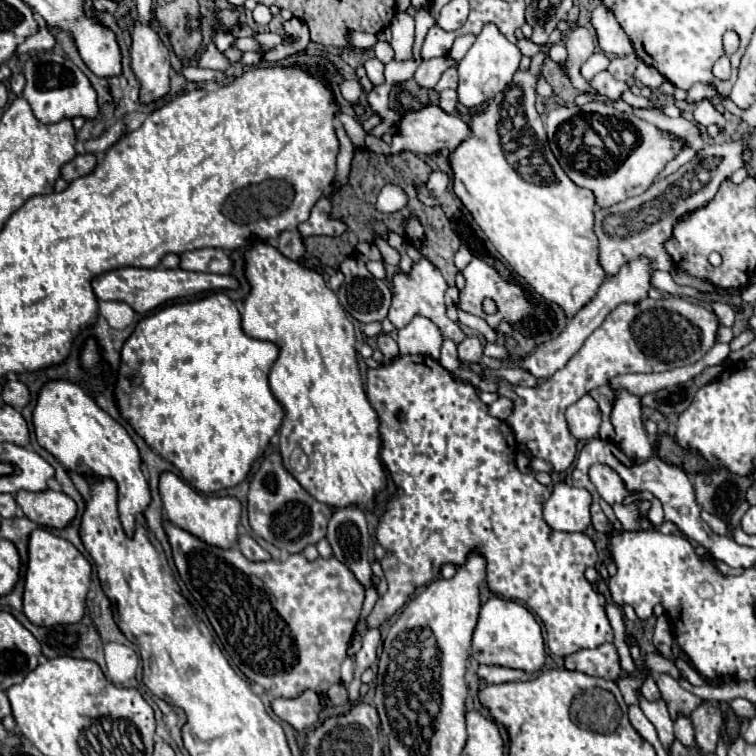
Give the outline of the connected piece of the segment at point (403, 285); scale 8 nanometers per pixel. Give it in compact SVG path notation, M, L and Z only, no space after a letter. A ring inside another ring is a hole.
M421 254L421 260L413 262L411 266L411 272L397 272L393 274L393 280L391 280L391 292L393 292L393 302L391 302L391 308L389 308L389 314L387 318L393 322L393 326L399 330L403 326L409 324L409 320L417 314L429 318L445 338L453 340L455 344L461 344L465 340L465 332L461 330L459 322L453 322L445 316L445 302L443 302L443 294L447 290L447 282L443 278L443 274L435 268L435 264L431 264L423 254Z

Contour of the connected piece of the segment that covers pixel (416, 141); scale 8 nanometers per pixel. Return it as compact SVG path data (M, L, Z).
M425 104L421 110L408 108L400 105L396 108L400 115L399 130L393 134L393 142L389 145L382 139L378 139L371 134L365 138L366 149L385 155L399 154L399 152L415 152L417 156L429 156L435 152L451 152L459 142L463 142L469 134L469 126L453 114L447 114L439 104Z

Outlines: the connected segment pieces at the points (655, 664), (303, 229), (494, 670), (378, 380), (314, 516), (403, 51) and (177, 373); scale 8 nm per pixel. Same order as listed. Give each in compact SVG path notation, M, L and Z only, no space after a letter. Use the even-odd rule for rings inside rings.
M647 654L647 656L645 656L645 666L647 666L651 672L665 672L665 674L671 674L673 678L679 678L677 666L675 666L671 660L663 658L661 654Z
M323 196L311 210L311 218L299 226L299 232L303 236L313 236L313 234L327 234L327 236L339 236L341 222L335 222L329 218L331 214L331 196Z
M479 666L477 674L481 680L493 682L493 684L513 682L513 680L529 680L533 676L525 670L515 670L515 668L507 668L507 666Z
M399 356L397 360L393 360L391 364L383 364L379 370L371 370L367 374L367 396L369 402L373 404L377 416L379 416L379 434L381 434L381 458L389 470L391 480L397 486L395 496L391 496L385 502L385 508L381 510L379 516L379 524L377 524L377 542L389 552L387 558L381 560L381 568L387 580L387 592L377 600L375 608L371 610L371 614L365 618L365 626L369 628L381 628L391 616L395 616L403 604L407 602L407 598L419 588L429 584L431 580L437 578L441 564L449 562L449 564L463 564L465 556L469 550L473 550L475 546L481 550L481 554L487 558L487 586L493 592L499 592L507 598L517 598L523 600L535 614L539 614L539 618L543 620L545 628L547 628L547 646L553 654L557 656L569 656L573 652L585 650L585 648L595 648L601 646L605 642L613 642L613 628L609 624L607 612L605 612L605 596L601 592L597 592L591 582L585 578L585 568L591 566L593 562L597 562L597 550L591 542L591 538L587 534L565 534L565 532L557 532L551 530L547 526L547 522L543 519L543 503L551 496L551 491L547 486L539 484L535 480L533 474L523 474L519 472L519 468L515 466L515 452L517 452L517 442L515 436L511 432L511 428L497 418L491 418L487 414L487 404L483 404L477 396L477 390L473 386L469 386L467 382L457 382L439 362L435 362L433 358L427 356Z
M271 452L261 462L259 470L253 474L249 482L249 494L247 494L247 512L249 512L249 524L253 532L289 554L303 552L307 544L317 544L327 534L327 522L333 514L333 510L327 508L327 504L317 502L285 470L279 452Z
M397 12L391 20L391 32L393 32L393 40L391 46L395 50L395 60L397 62L405 62L411 60L413 56L413 28L415 28L415 20L411 14L407 12Z
M211 292L211 294L207 294L207 296L199 298L199 300L193 300L193 302L179 302L179 304L165 306L165 308L161 308L161 310L149 314L149 316L143 316L137 322L133 334L129 336L129 340L123 344L123 350L121 350L121 366L119 366L119 374L117 374L115 398L117 398L117 404L119 404L121 416L135 428L135 432L157 454L161 454L165 460L169 460L181 472L181 476L187 482L191 480L191 484L193 484L195 490L201 490L201 492L217 492L221 488L229 488L229 486L235 486L235 484L239 484L239 482L245 480L245 476L251 470L251 464L263 454L263 450L267 448L271 436L281 426L283 408L275 400L275 396L271 394L269 382L267 382L269 370L271 370L273 362L277 360L277 356L279 356L279 348L273 342L257 340L257 338L251 338L251 336L247 336L243 332L239 310L237 310L237 306L233 304L233 300L229 296L225 296L223 292Z

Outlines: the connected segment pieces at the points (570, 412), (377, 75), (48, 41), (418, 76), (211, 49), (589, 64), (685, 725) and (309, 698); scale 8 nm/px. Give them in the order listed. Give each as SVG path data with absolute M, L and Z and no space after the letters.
M583 396L575 404L567 408L567 424L571 434L577 440L591 440L597 436L599 426L601 426L601 412L597 402L591 396Z
M371 58L365 62L365 70L367 70L367 76L369 80L377 86L377 84L383 84L383 64L377 60L377 58Z
M40 26L34 35L28 37L21 46L17 48L17 54L32 50L50 51L53 46L55 46L55 36L51 34L48 27Z
M449 55L441 56L441 58L437 58L437 60L421 62L421 66L419 66L417 72L415 72L415 80L417 80L417 84L419 84L421 88L433 88L433 86L439 82L441 74L443 74L447 68L451 68L451 66L455 66L455 60Z
M208 44L205 51L201 51L198 59L198 67L211 70L225 70L229 66L229 60L217 50L215 45Z
M595 52L591 58L581 66L580 73L587 80L590 81L595 74L607 70L609 66L609 56L605 56L603 52Z
M679 716L679 718L675 720L675 736L677 736L677 740L679 740L685 748L693 750L695 738L693 738L693 726L691 726L691 720L689 720L689 718Z
M305 690L295 698L275 698L271 702L273 712L289 722L297 732L311 728L317 722L321 710L321 696L313 690Z

